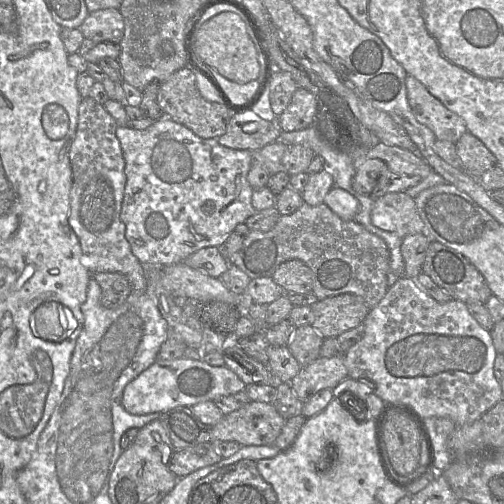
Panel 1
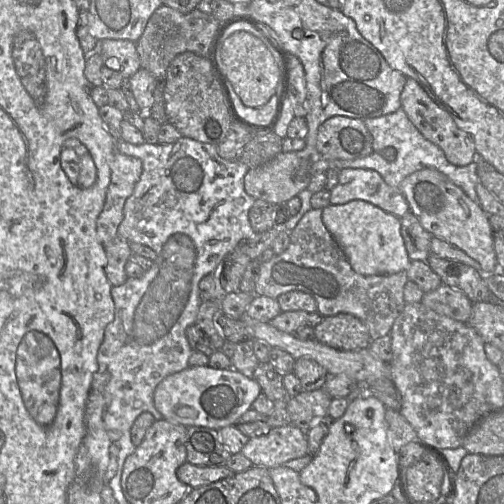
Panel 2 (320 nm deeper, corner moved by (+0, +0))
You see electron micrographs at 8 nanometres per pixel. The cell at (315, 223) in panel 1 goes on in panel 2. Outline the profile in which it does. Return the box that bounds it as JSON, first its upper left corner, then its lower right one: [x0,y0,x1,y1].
[255,209,407,339]

